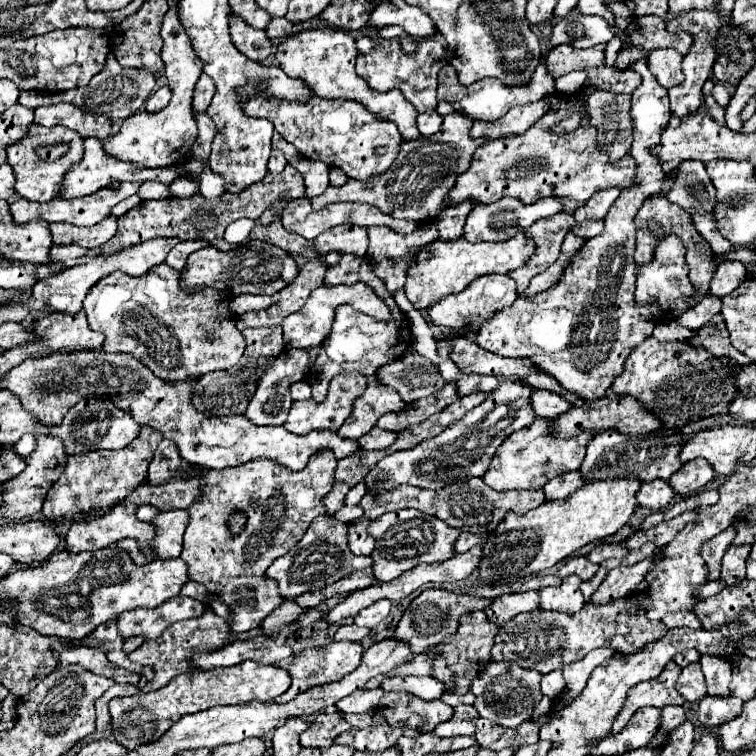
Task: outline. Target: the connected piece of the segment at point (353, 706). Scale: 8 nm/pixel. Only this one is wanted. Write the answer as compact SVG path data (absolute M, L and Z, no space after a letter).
M379 687L377 689L371 689L371 691L359 689L359 691L355 691L355 693L339 699L335 703L335 707L343 715L347 715L347 713L365 713L369 709L375 709L377 707L377 701L381 697L383 697L383 691Z

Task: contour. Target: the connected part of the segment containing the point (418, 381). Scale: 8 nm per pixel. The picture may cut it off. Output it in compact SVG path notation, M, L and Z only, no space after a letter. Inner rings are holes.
M412 346L403 353L403 359L395 359L393 363L381 367L377 371L377 379L379 383L397 389L405 403L423 399L447 385L439 373L439 367L419 355Z

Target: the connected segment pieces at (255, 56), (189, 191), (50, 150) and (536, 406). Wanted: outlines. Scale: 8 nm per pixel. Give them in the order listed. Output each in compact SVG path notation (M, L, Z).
M229 15L229 33L233 45L251 61L265 61L271 53L271 41L265 31L253 29L245 25L245 21L237 15Z
M179 177L171 185L171 195L173 197L191 197L193 193L197 193L197 183L195 181L189 181L185 177Z
M39 145L35 151L37 151L39 159L45 157L49 161L55 161L67 153L67 147L65 145Z
M539 389L533 393L533 411L537 413L537 417L553 419L553 417L559 417L561 413L567 413L571 407L573 405L555 391Z

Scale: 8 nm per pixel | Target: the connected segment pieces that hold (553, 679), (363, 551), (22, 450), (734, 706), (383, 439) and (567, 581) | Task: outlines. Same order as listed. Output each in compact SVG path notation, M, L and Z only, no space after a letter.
M561 671L543 675L543 681L541 681L541 691L543 691L543 695L555 699L555 697L561 693L563 687L565 687L565 683L563 683L563 677L561 677Z
M359 517L347 525L347 545L355 555L371 555L375 541L367 533L367 525L371 521L367 517Z
M25 435L25 437L21 437L21 439L13 445L13 451L15 451L19 457L27 457L33 449L35 449L35 437L33 437L33 435Z
M711 697L699 701L697 717L705 727L719 727L741 713L743 701L737 697Z
M375 427L371 433L367 433L359 439L359 445L365 451L379 451L379 449L387 449L395 439L397 439L397 433L385 433Z
M565 577L559 587L545 587L539 591L539 603L543 609L553 609L553 611L563 611L563 613L577 613L585 599L581 597L579 591L581 579L579 577Z

